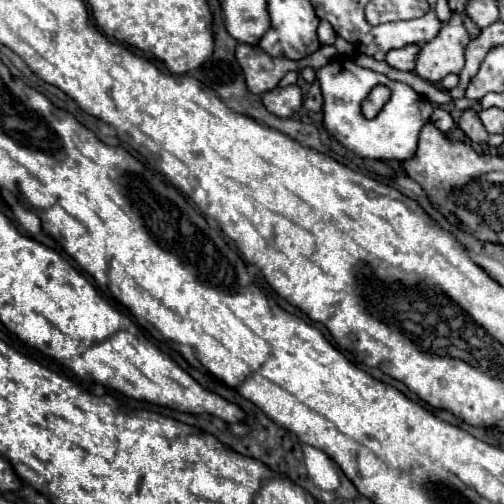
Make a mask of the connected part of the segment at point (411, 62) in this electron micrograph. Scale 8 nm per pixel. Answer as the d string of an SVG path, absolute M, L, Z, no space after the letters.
M407 45L401 49L393 49L387 53L387 63L399 71L413 71L415 69L415 61L419 55L419 45Z

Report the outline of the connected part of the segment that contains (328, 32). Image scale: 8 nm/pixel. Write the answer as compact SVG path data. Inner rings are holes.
M321 21L319 25L319 41L321 45L333 45L337 39L337 33L331 29L331 25L327 25L327 21Z

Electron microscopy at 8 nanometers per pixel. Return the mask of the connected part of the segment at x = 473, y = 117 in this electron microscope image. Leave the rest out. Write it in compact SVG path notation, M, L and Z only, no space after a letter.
M467 109L463 111L461 119L459 119L459 127L463 129L463 133L473 141L473 143L487 143L487 131L479 119L479 113L475 109Z

